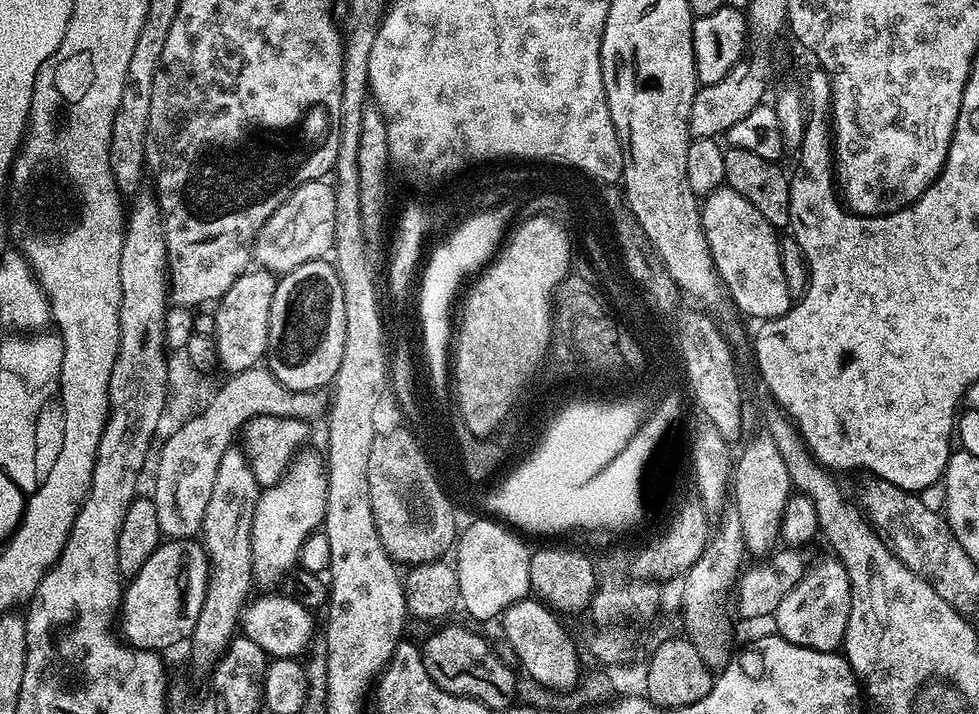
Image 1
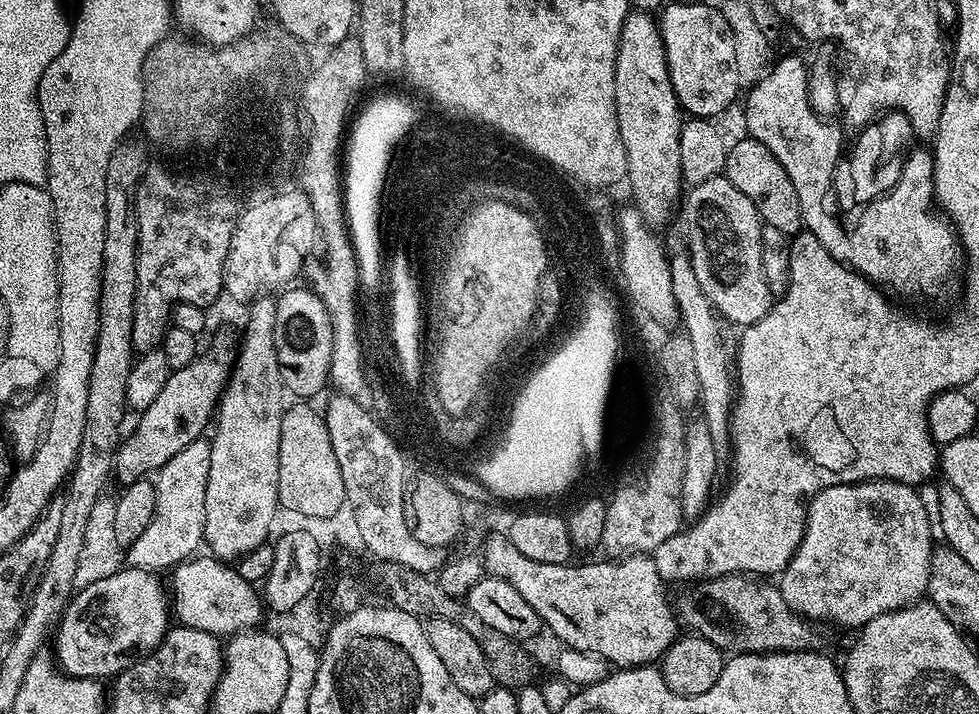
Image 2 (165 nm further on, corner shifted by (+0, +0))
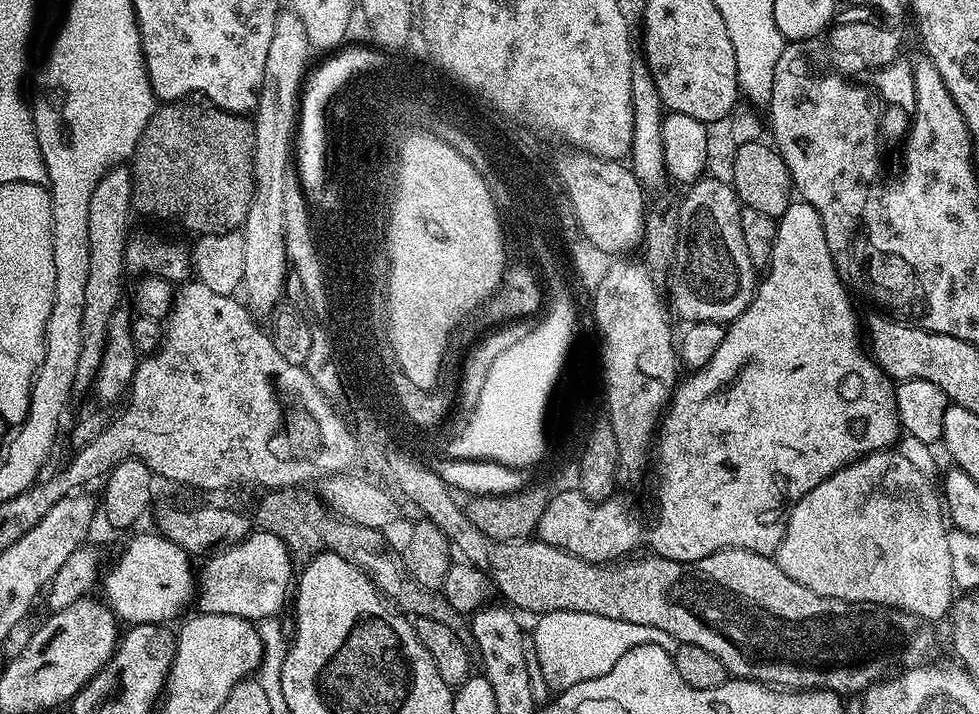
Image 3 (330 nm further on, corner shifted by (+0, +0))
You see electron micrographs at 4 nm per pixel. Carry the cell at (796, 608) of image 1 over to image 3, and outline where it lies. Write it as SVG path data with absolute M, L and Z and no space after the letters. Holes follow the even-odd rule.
M898 450L869 452L840 468L826 482L814 486L791 512L780 547L774 553L777 566L802 582L806 590L826 598L849 600L855 604L881 604L920 617L925 622L949 615L954 599L950 562L949 525L941 497L932 489L933 481L902 458Z

